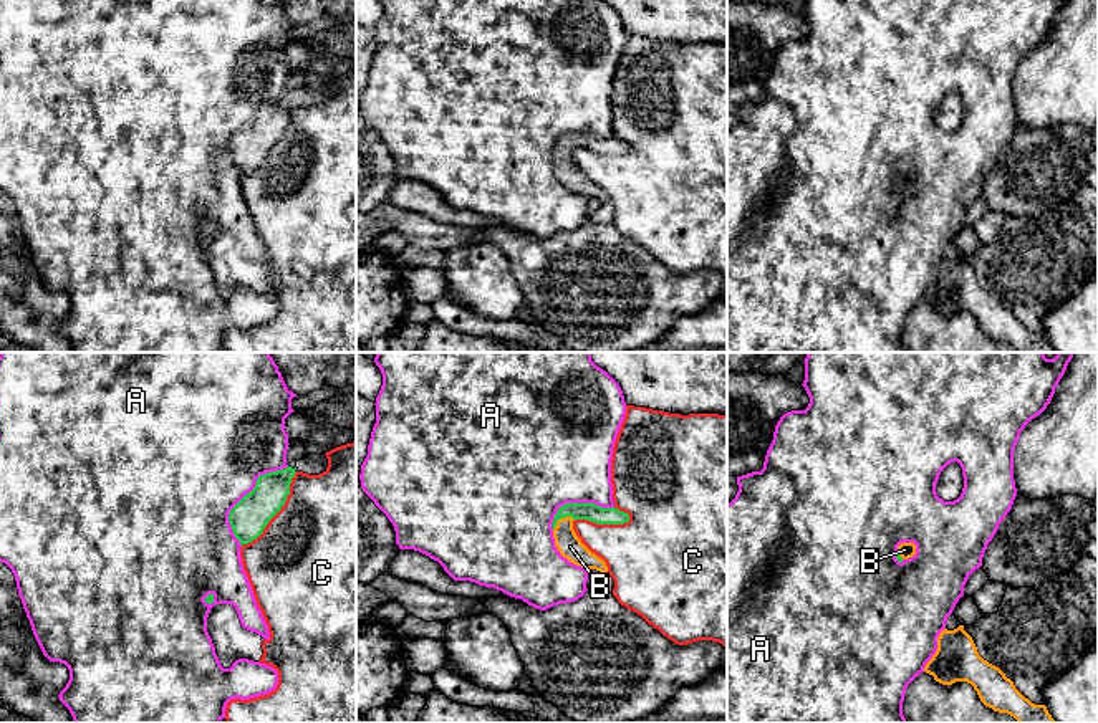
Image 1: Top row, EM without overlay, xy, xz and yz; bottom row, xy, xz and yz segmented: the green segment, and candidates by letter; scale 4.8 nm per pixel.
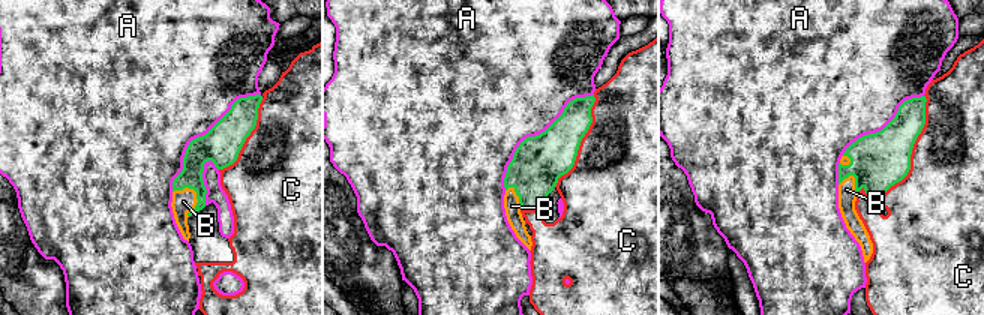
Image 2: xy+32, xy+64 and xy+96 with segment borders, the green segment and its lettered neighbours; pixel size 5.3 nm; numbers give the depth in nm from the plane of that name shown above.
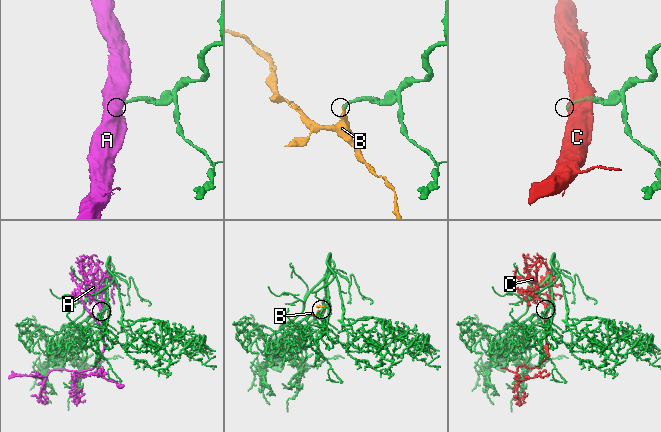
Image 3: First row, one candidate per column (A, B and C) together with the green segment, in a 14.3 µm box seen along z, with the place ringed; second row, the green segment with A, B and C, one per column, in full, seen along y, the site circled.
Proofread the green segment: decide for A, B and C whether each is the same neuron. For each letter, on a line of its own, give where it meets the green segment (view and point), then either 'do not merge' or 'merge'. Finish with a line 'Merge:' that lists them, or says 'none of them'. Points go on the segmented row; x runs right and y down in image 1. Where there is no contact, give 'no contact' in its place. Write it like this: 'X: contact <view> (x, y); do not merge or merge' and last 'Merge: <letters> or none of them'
A: contact xy (244, 497); do not merge
B: contact xz (560, 518); merge
C: contact xy (279, 510); do not merge
Merge: B

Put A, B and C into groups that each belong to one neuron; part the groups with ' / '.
A / B / C

